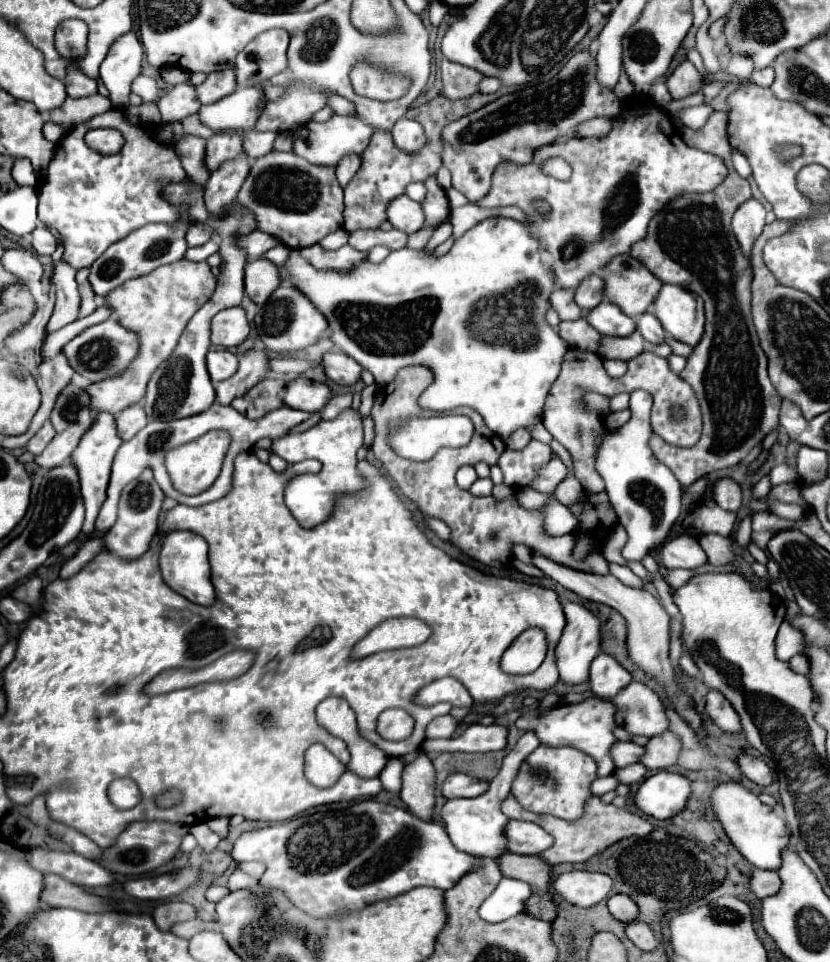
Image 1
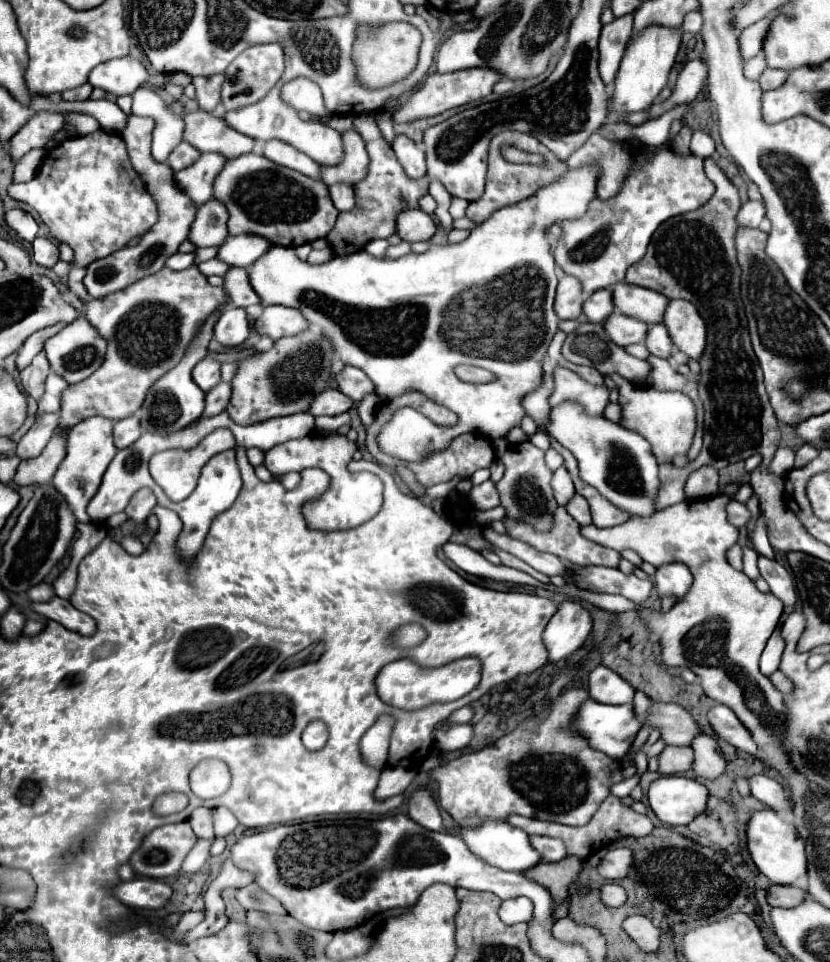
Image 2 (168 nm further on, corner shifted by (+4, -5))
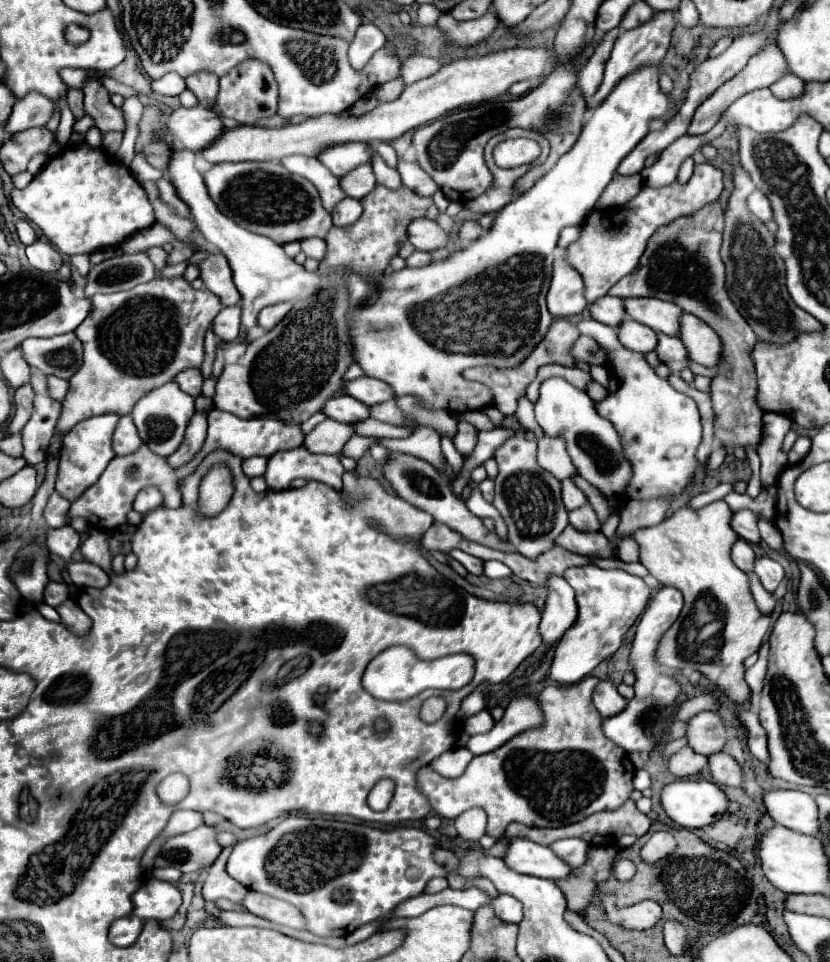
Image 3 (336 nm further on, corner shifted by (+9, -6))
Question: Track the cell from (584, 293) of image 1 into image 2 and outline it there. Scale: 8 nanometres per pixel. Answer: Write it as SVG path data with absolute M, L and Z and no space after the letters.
M600 289L592 293L584 301L584 315L592 323L604 323L612 313L614 313L614 303L612 303L612 291L610 289Z

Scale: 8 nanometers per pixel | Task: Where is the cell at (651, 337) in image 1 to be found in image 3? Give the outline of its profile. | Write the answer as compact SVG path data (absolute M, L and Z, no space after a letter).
M657 334L657 348L655 348L655 354L659 356L659 360L663 364L669 366L671 372L681 372L687 362L689 362L689 356L685 352L685 346L681 344L679 338L675 336L667 336L667 334Z

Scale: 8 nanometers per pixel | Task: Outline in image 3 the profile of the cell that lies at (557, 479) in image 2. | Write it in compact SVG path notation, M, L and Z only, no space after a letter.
M561 480L561 500L563 500L563 504L565 504L567 510L579 508L581 504L587 502L585 496L583 496L583 492L579 492L579 490L571 484L571 480Z

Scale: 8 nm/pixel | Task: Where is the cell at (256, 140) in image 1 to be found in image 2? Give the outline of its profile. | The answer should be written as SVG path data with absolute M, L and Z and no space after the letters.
M192 111L184 115L184 141L200 153L220 153L228 159L246 155L254 149L254 139L226 127L226 121L208 111Z

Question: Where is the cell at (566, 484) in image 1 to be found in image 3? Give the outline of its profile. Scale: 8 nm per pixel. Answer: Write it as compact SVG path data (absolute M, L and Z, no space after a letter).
M583 504L581 508L575 508L569 512L569 524L573 524L575 528L581 528L581 532L597 532L599 520L595 516L595 512L589 508L589 504Z

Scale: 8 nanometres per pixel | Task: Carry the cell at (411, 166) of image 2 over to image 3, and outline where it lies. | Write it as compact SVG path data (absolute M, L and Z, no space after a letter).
M399 160L397 170L401 174L401 180L407 188L411 188L413 192L421 194L421 196L431 196L433 192L437 192L437 184L433 182L433 178L417 164L417 162L405 162Z

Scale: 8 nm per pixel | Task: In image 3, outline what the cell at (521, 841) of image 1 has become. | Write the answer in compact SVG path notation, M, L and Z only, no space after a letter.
M565 838L565 840L557 840L549 846L561 860L565 860L571 868L577 868L585 862L587 856L587 848L589 844L585 844L583 840L577 838Z

